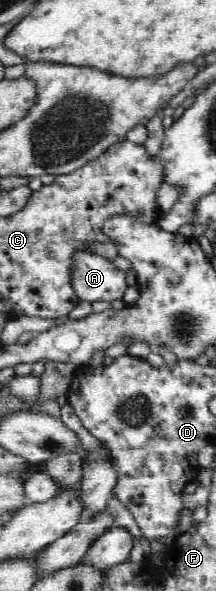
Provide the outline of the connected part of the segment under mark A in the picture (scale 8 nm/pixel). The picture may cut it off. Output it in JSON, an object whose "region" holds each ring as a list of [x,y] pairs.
{"region":[[[81,251],[74,257],[73,289],[80,300],[121,300],[129,288],[126,273],[103,256]]]}

